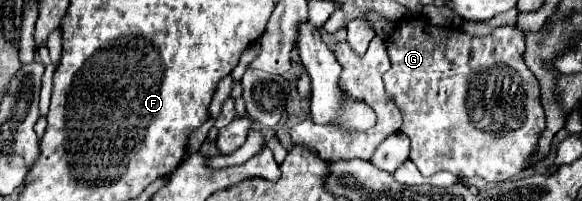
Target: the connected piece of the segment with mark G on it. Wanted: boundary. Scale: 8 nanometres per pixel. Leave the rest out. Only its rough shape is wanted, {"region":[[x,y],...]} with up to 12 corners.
{"region":[[402,19],[388,95],[422,175],[504,183],[546,127],[524,37]]}

